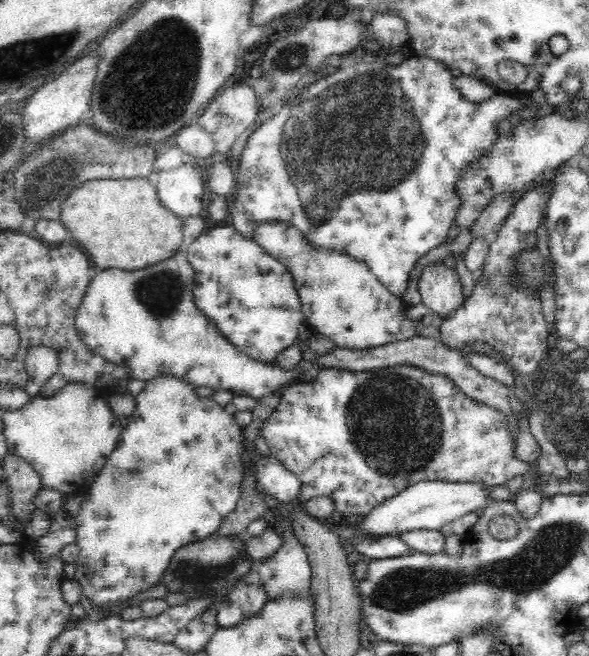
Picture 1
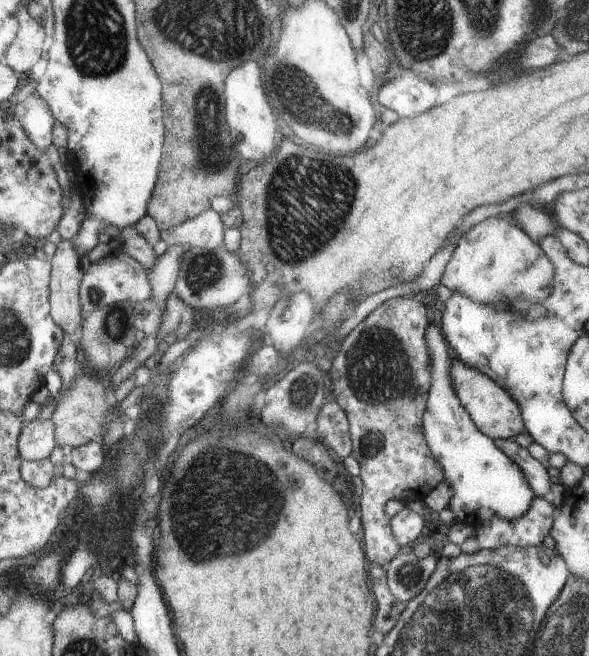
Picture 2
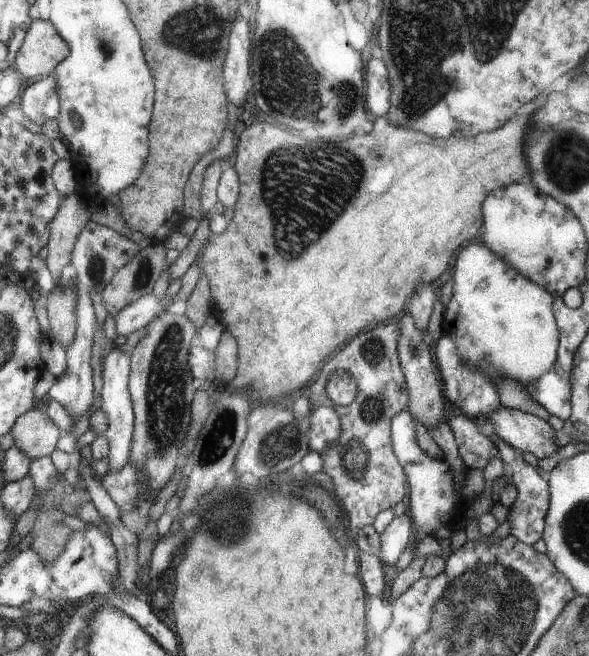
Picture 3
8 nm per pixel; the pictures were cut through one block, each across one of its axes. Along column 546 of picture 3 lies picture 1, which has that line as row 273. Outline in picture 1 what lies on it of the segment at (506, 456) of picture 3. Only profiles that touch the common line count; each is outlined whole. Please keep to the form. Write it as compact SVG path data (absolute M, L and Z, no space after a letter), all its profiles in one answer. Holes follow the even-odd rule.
M546 181L530 194L518 201L504 220L504 227L497 233L496 239L489 246L481 277L475 282L472 295L450 317L444 319L436 340L447 350L466 355L475 353L471 348L461 348L471 343L484 343L497 352L496 358L502 358L508 370L517 376L527 377L536 374L542 360L549 358L553 351L550 327L542 315L540 299L522 287L516 289L512 283L512 266L516 254L524 248L532 248L536 242L536 228L540 215L547 211L547 201L551 196L550 181Z

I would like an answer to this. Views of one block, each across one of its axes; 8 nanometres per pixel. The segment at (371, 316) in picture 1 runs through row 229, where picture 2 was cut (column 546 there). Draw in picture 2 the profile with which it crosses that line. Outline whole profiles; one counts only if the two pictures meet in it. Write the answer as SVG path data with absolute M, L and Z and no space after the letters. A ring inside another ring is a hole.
M490 216L460 236L439 282L477 304L497 304L497 300L503 303L507 298L535 304L554 290L554 264L511 218Z

